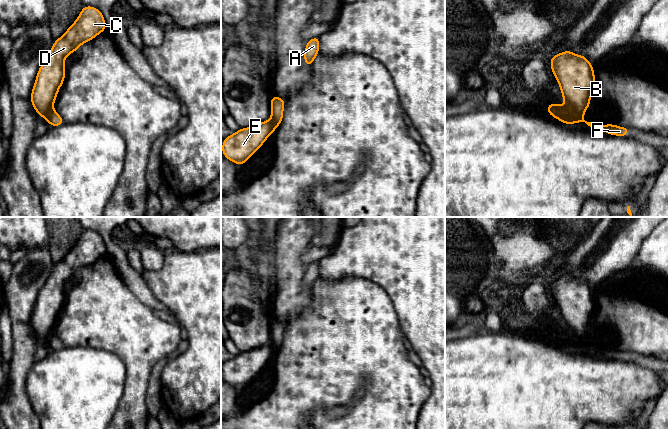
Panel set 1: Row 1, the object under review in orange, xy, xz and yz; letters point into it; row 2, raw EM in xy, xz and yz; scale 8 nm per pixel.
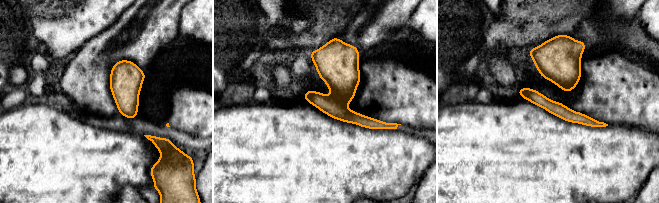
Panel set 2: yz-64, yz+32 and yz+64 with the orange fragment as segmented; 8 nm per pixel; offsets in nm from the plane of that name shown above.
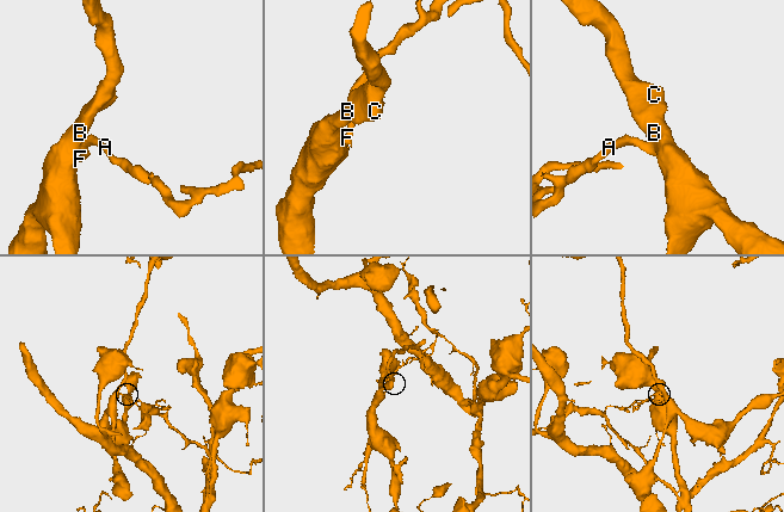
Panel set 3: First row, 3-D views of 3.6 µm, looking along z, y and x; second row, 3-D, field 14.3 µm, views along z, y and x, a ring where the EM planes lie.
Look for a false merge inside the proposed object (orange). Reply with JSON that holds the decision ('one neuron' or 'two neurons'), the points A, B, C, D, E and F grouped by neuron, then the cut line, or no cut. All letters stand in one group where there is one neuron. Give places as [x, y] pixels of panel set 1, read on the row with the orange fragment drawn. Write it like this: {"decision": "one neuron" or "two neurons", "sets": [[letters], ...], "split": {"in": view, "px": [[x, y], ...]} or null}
{"decision": "two neurons", "sets": [["A", "F"], ["B", "C", "D", "E"]], "split": {"in": "yz", "px": [[566, 103], [575, 114], [582, 117]]}}

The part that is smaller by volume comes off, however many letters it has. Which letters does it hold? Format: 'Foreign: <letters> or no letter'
Foreign: A, F

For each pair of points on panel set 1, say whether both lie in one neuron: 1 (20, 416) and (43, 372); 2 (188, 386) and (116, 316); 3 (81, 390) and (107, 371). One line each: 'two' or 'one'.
1: two
2: two
3: one

